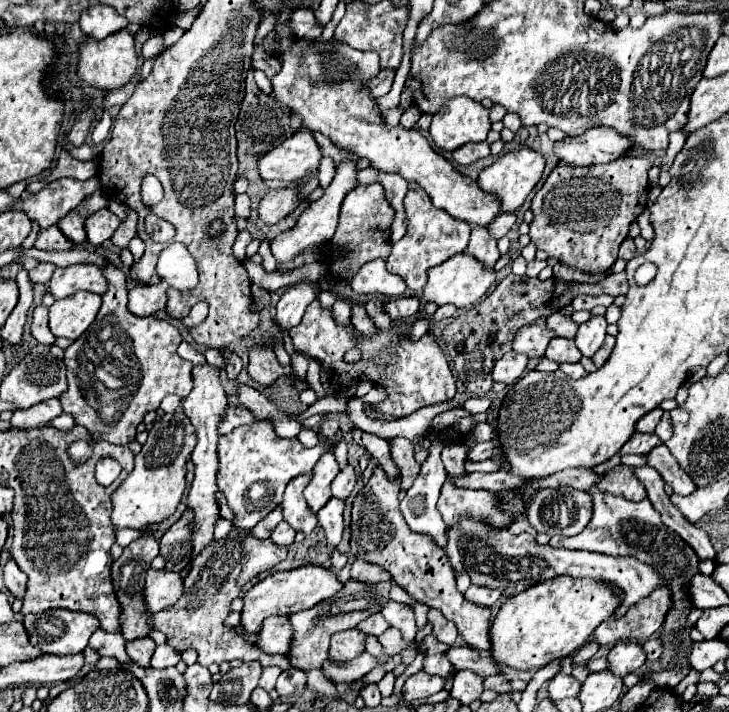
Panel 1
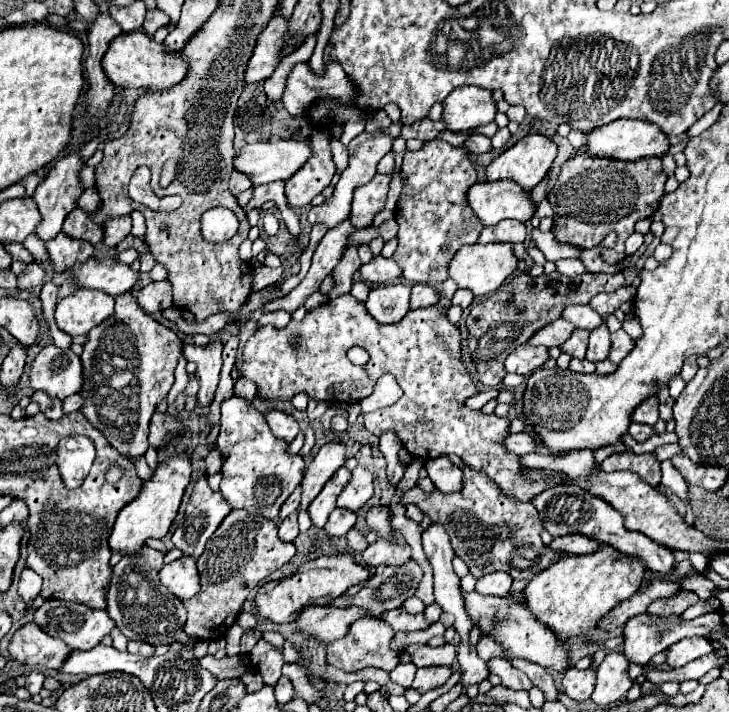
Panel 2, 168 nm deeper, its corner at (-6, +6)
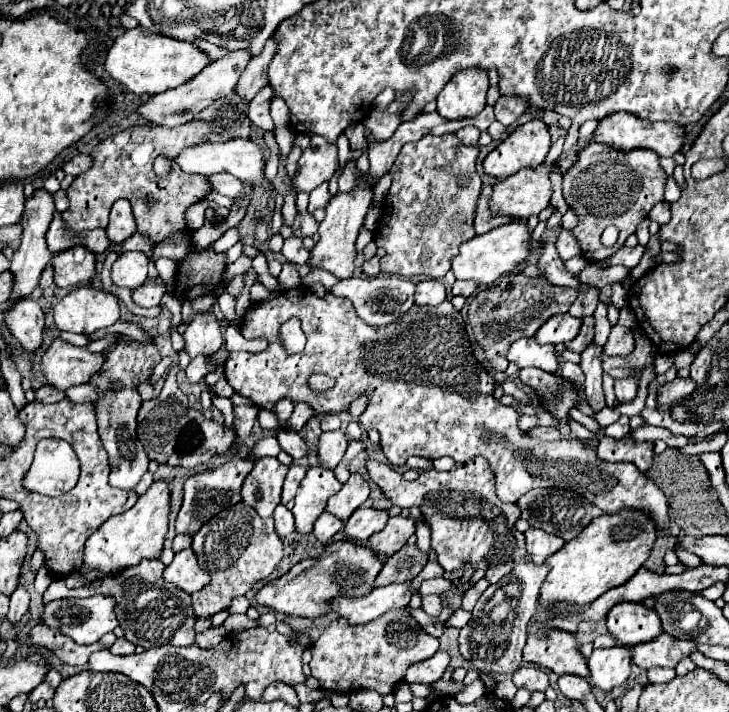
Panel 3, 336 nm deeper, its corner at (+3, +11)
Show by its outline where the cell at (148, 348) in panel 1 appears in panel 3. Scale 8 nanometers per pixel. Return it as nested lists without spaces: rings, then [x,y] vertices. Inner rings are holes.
[[[153,342],[141,344],[117,344],[111,348],[107,362],[103,364],[103,370],[91,378],[91,384],[99,388],[99,400],[97,406],[97,424],[99,424],[99,436],[101,442],[109,454],[109,484],[121,490],[133,490],[135,484],[141,480],[141,476],[147,472],[149,456],[143,448],[143,444],[137,440],[137,412],[141,406],[141,396],[137,392],[139,382],[147,382],[155,364],[161,360],[159,350]]]

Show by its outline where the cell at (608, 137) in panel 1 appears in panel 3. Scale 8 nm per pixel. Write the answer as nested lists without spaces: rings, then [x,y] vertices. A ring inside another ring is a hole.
[[[619,112],[613,116],[607,116],[605,120],[599,122],[597,130],[595,130],[595,140],[609,144],[617,150],[629,152],[633,148],[649,148],[653,152],[657,152],[659,156],[673,156],[681,150],[683,142],[685,142],[685,126],[683,124],[671,124],[671,122],[649,122],[649,120],[641,120],[633,114],[627,112]]]

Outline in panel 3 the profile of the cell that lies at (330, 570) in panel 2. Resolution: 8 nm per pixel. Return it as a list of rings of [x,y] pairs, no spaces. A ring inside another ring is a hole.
[[[347,540],[331,542],[323,556],[311,560],[311,566],[307,570],[297,564],[293,578],[285,582],[273,580],[267,586],[263,586],[261,592],[257,594],[257,600],[259,604],[269,606],[283,614],[317,618],[331,612],[329,600],[333,600],[335,596],[347,596],[347,598],[367,596],[375,588],[375,578],[381,572],[381,568],[383,568],[383,560],[379,560],[377,554],[371,552],[367,546],[347,542]]]

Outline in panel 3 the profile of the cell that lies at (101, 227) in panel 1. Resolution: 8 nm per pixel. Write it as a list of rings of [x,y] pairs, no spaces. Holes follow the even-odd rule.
[[[117,200],[111,208],[111,216],[109,216],[109,226],[107,226],[107,238],[113,244],[121,244],[127,238],[131,238],[135,234],[135,218],[131,212],[131,204],[129,200]]]

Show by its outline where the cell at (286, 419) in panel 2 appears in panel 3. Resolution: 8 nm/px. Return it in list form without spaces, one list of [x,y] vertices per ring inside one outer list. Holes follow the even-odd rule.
[[[281,430],[279,436],[277,436],[277,440],[279,440],[279,446],[281,446],[289,456],[293,456],[295,460],[305,458],[305,456],[309,454],[309,448],[307,448],[305,440],[303,440],[297,432],[285,432],[285,430]]]

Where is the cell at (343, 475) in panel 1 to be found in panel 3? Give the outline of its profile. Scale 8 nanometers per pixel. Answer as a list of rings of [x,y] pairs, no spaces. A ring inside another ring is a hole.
[[[351,474],[351,478],[343,484],[343,488],[329,498],[327,512],[331,512],[339,520],[347,520],[369,496],[369,484],[361,474]]]

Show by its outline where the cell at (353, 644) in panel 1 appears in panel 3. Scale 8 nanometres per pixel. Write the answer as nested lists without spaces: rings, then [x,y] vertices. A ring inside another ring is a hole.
[[[405,608],[385,612],[367,624],[347,624],[343,618],[335,618],[319,640],[311,646],[313,660],[309,662],[311,676],[319,680],[321,688],[329,692],[355,692],[375,690],[381,696],[393,694],[405,672],[415,662],[431,658],[439,650],[439,640],[423,632],[415,618]]]

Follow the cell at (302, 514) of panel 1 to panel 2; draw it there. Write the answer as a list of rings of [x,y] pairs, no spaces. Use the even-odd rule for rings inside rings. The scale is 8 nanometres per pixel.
[[[326,443],[320,447],[316,457],[306,467],[304,479],[300,483],[300,487],[302,487],[300,509],[308,509],[310,501],[316,499],[316,495],[322,491],[324,483],[334,475],[334,471],[338,467],[344,465],[344,461],[346,461],[344,451],[346,449],[342,443]]]

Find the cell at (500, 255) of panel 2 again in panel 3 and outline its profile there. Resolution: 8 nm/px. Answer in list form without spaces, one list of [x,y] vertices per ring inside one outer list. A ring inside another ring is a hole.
[[[511,220],[509,224],[493,228],[487,234],[475,236],[469,242],[463,242],[459,254],[453,258],[453,272],[457,280],[475,280],[481,286],[489,286],[499,276],[513,272],[531,254],[531,234],[533,232],[525,222]]]

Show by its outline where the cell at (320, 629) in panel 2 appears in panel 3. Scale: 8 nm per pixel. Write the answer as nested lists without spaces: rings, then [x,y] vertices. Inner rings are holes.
[[[405,580],[403,584],[391,584],[375,588],[369,596],[361,598],[335,598],[331,602],[333,612],[347,618],[351,624],[365,624],[389,610],[407,608],[413,592],[411,592],[411,580]]]

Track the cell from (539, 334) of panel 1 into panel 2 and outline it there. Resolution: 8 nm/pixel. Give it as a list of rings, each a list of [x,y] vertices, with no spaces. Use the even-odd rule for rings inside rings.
[[[556,319],[548,325],[544,325],[544,329],[536,331],[532,339],[528,339],[530,345],[544,345],[544,347],[560,347],[568,337],[570,333],[574,331],[576,327],[570,323],[570,321],[564,321],[564,319]]]

